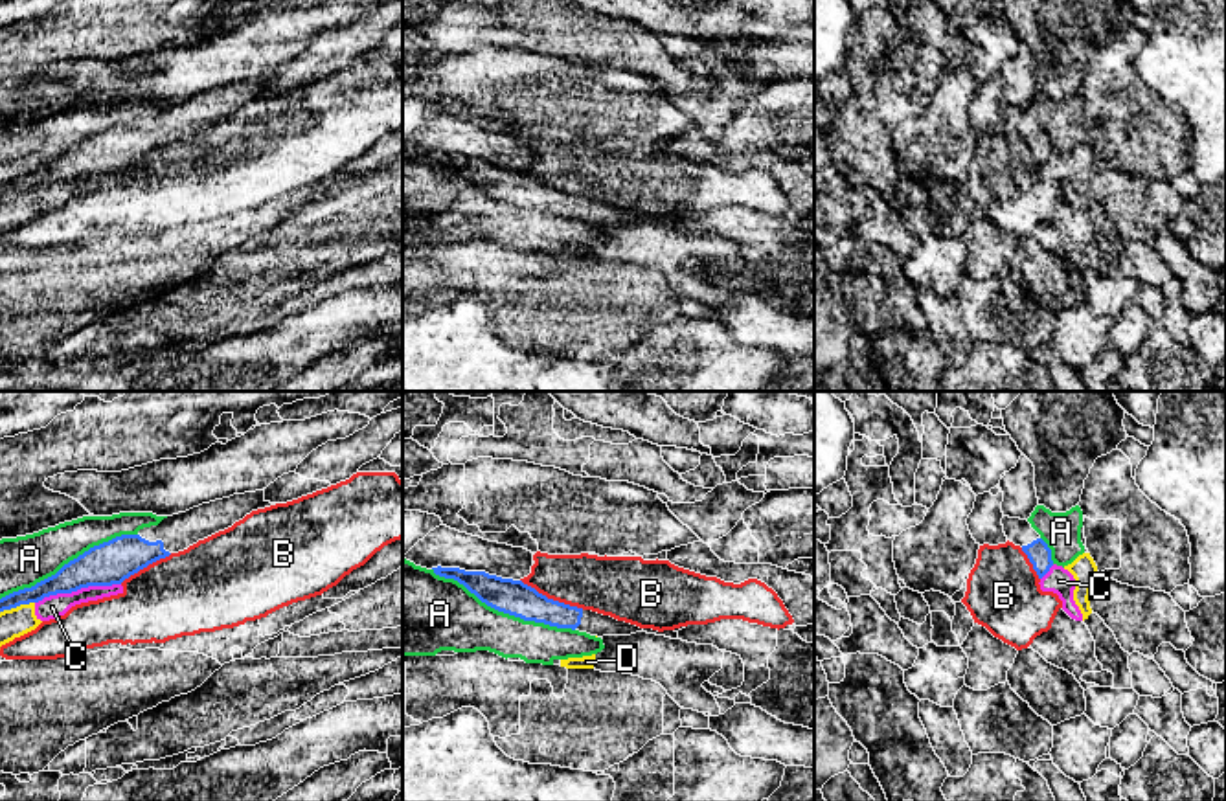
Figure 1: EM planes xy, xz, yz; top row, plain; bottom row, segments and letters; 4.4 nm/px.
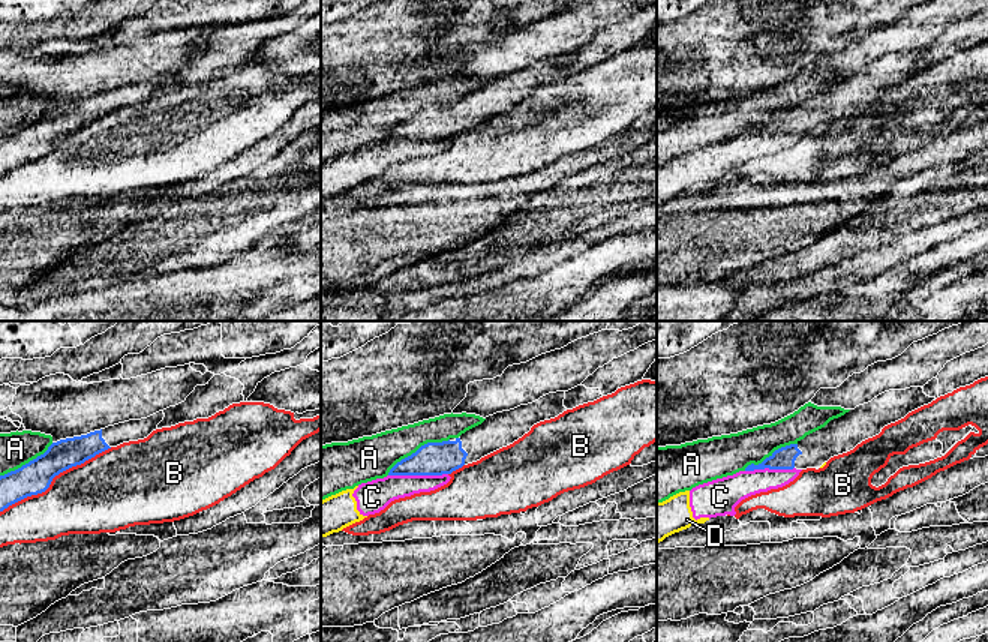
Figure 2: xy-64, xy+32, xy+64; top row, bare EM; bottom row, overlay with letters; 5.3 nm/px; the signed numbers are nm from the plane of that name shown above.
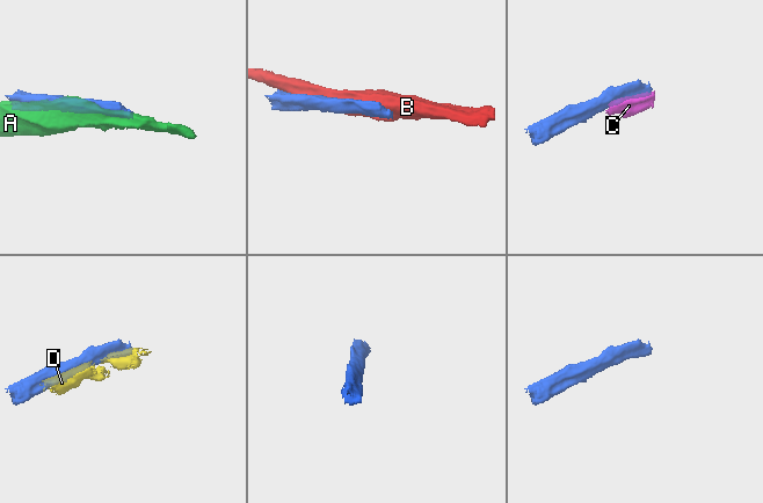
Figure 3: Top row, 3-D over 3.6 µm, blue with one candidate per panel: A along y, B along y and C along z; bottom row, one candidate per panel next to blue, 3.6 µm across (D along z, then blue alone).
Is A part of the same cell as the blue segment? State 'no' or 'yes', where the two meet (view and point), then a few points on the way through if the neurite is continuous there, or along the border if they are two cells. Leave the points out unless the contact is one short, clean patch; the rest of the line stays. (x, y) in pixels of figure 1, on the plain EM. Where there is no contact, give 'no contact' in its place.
no; meets blue in xz at (502, 199)

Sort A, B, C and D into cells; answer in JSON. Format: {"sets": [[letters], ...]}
{"sets": [["A"], ["B"], ["C", "D"]]}

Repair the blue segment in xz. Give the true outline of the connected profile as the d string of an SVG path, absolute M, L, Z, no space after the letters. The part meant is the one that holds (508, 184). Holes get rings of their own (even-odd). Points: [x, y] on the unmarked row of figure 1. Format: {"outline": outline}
{"outline": "M437 154L432 158L439 165L458 169L487 195L524 209L572 217L597 226L630 224L643 219L610 204L548 187L522 169L502 167L485 160L465 160L460 156Z"}

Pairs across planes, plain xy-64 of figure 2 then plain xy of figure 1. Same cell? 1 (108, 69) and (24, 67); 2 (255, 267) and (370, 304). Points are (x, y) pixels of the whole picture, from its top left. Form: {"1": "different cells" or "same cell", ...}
{"1": "different cells", "2": "same cell"}

